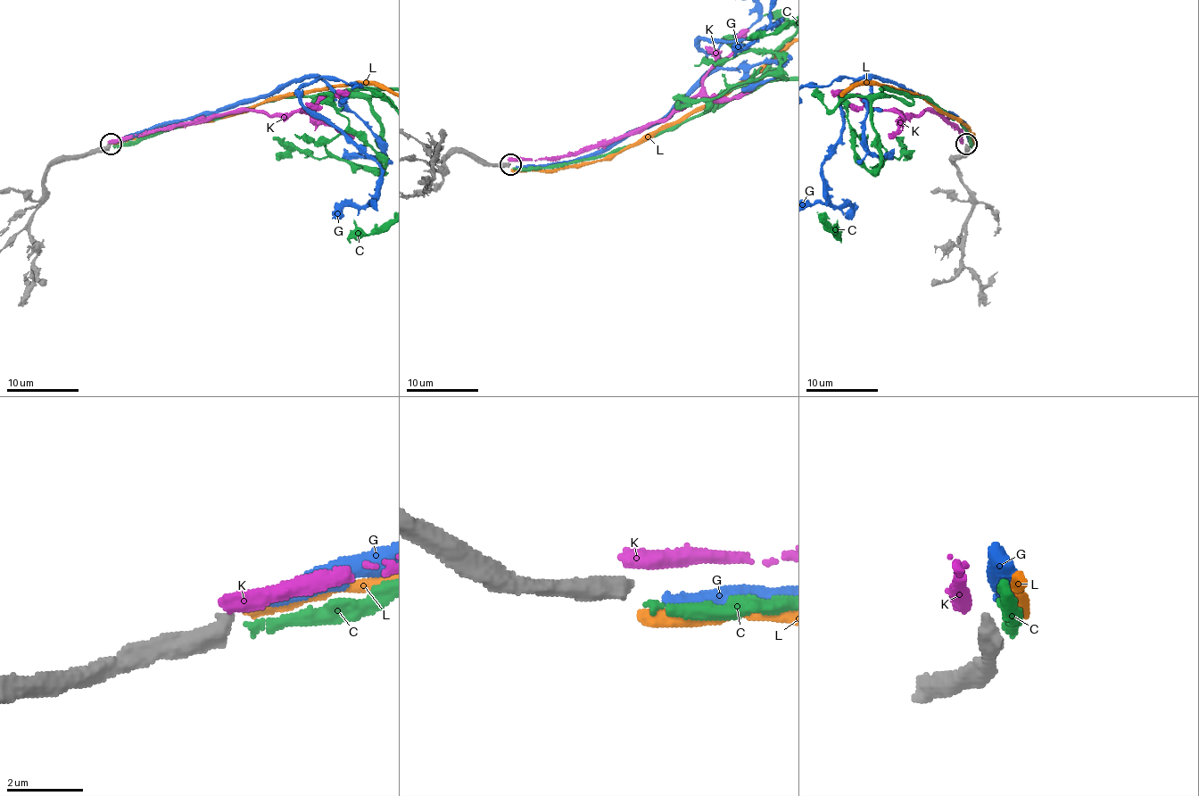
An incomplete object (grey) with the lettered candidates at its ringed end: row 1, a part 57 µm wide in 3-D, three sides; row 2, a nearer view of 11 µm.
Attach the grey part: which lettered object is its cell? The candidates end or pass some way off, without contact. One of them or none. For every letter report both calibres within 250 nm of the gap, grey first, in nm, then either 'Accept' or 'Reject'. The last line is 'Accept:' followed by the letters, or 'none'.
C: Thickness 420 nm (grey) against 240 nm. Reject
G: Thickness 420 nm (grey) against 400 nm. Reject
K: Thickness 420 nm (grey) against 480 nm. Reject
L: Thickness 420 nm (grey) against 440 nm. Reject
Accept: none

